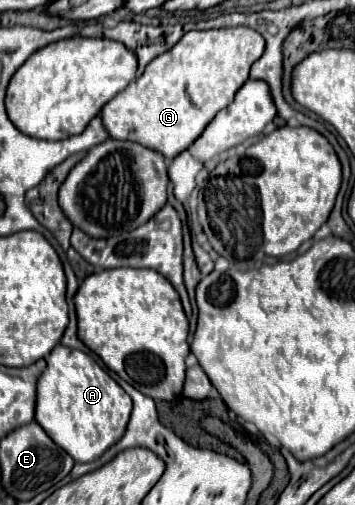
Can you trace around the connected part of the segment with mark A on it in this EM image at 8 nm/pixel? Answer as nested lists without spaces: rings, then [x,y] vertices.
[[[56,345],[46,359],[46,369],[36,383],[36,423],[48,437],[72,455],[78,463],[98,459],[126,431],[132,411],[132,399],[126,391],[80,349]]]

